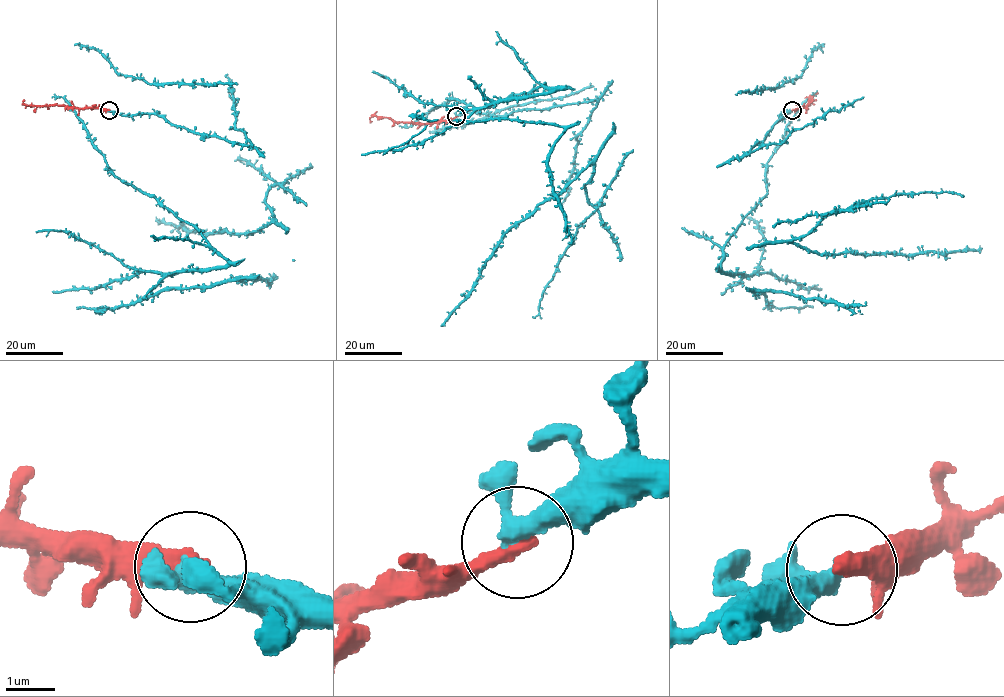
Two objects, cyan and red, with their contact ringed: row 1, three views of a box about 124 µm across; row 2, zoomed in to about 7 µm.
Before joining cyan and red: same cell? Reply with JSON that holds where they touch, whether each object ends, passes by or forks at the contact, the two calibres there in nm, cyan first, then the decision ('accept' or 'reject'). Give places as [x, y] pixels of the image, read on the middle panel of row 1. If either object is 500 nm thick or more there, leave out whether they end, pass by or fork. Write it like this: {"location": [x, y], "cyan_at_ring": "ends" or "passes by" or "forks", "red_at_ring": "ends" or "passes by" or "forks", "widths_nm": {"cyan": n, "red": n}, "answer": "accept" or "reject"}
{"location": [456, 116], "cyan_at_ring": "passes by", "red_at_ring": "ends", "widths_nm": {"cyan": 320, "red": 400}, "answer": "accept"}

